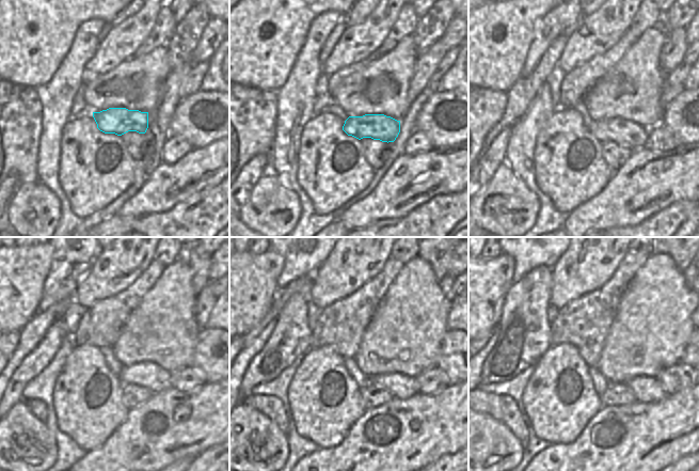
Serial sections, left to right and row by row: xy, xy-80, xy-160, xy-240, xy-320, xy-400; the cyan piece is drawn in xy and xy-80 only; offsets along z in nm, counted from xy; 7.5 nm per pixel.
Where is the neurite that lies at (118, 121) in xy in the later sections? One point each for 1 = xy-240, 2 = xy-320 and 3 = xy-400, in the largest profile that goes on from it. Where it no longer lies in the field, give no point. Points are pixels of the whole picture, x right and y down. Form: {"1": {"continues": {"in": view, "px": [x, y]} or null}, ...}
{"1": {"continues": {"in": "xy-240", "px": [147, 375]}}, "2": {"continues": {"in": "xy-320", "px": [401, 387]}}, "3": {"continues": {"in": "xy-400", "px": [646, 389]}}}

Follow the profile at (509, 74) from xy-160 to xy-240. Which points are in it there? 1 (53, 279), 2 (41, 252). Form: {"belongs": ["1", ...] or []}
{"belongs": ["2"]}

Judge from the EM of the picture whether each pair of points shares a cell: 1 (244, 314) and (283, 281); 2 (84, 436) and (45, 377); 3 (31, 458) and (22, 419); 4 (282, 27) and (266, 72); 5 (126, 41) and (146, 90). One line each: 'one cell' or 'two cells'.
1: two cells
2: two cells
3: one cell
4: one cell
5: two cells

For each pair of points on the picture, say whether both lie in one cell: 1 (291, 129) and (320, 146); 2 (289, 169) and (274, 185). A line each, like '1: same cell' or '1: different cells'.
1: different cells
2: different cells

